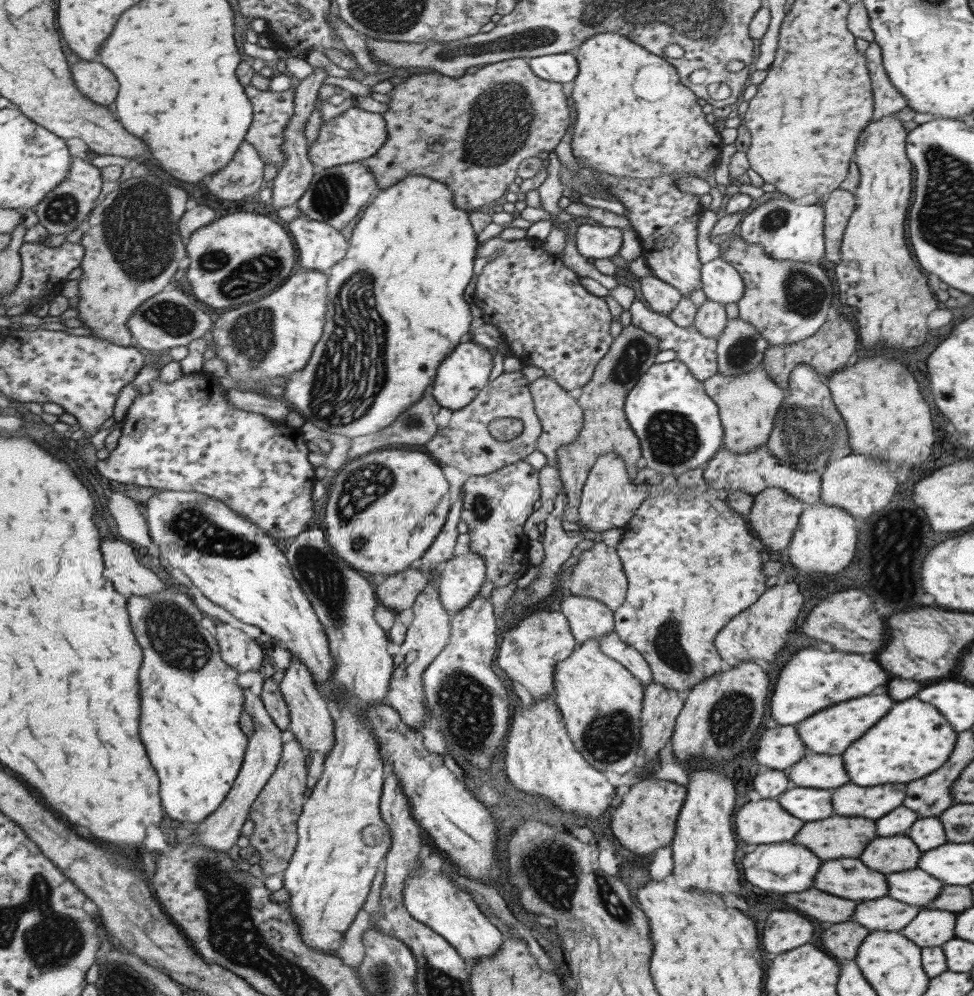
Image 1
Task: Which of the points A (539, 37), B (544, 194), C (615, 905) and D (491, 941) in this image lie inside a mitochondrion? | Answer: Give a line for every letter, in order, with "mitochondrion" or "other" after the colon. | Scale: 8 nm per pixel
A: mitochondrion
B: other
C: mitochondrion
D: other

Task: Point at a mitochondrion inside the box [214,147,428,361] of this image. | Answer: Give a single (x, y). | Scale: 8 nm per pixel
(329, 195)

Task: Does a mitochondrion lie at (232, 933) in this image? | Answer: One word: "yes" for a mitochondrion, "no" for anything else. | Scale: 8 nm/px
yes

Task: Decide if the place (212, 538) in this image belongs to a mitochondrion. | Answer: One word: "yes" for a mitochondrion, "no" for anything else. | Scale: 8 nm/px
yes

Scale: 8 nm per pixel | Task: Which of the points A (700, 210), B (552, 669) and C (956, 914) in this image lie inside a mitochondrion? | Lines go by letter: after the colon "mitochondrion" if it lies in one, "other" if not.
A: other
B: other
C: other

